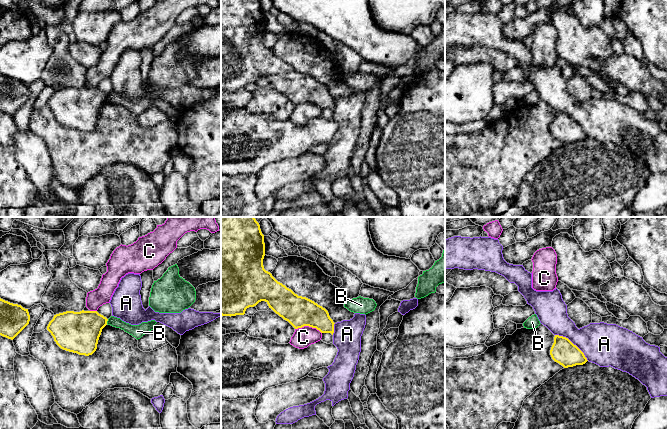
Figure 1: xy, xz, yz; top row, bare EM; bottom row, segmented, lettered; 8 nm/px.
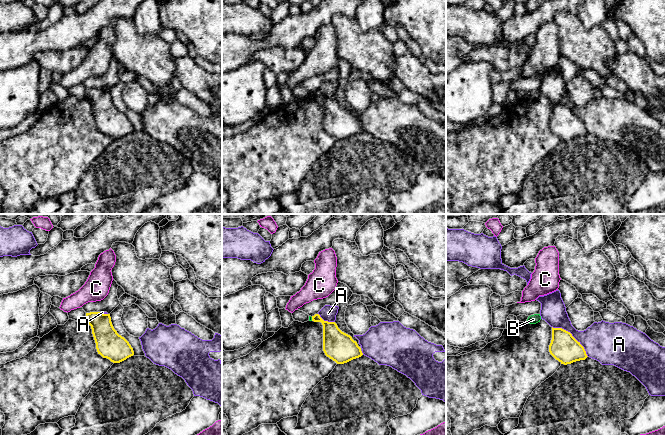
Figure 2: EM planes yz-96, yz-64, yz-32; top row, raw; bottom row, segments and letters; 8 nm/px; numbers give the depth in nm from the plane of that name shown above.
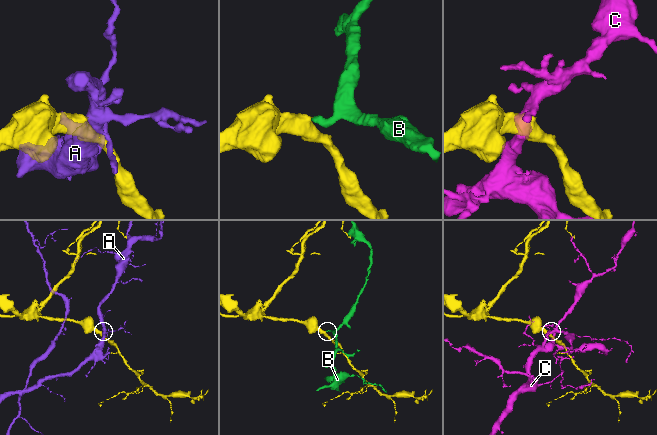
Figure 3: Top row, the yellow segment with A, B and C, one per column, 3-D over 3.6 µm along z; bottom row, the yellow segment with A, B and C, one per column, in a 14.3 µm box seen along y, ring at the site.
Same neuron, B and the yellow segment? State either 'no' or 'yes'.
no

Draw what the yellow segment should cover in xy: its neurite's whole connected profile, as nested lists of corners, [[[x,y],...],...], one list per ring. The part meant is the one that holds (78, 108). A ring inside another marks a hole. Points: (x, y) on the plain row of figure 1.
[[[66,87],[54,91],[47,106],[61,125],[89,132],[96,127],[107,97],[97,87]]]

